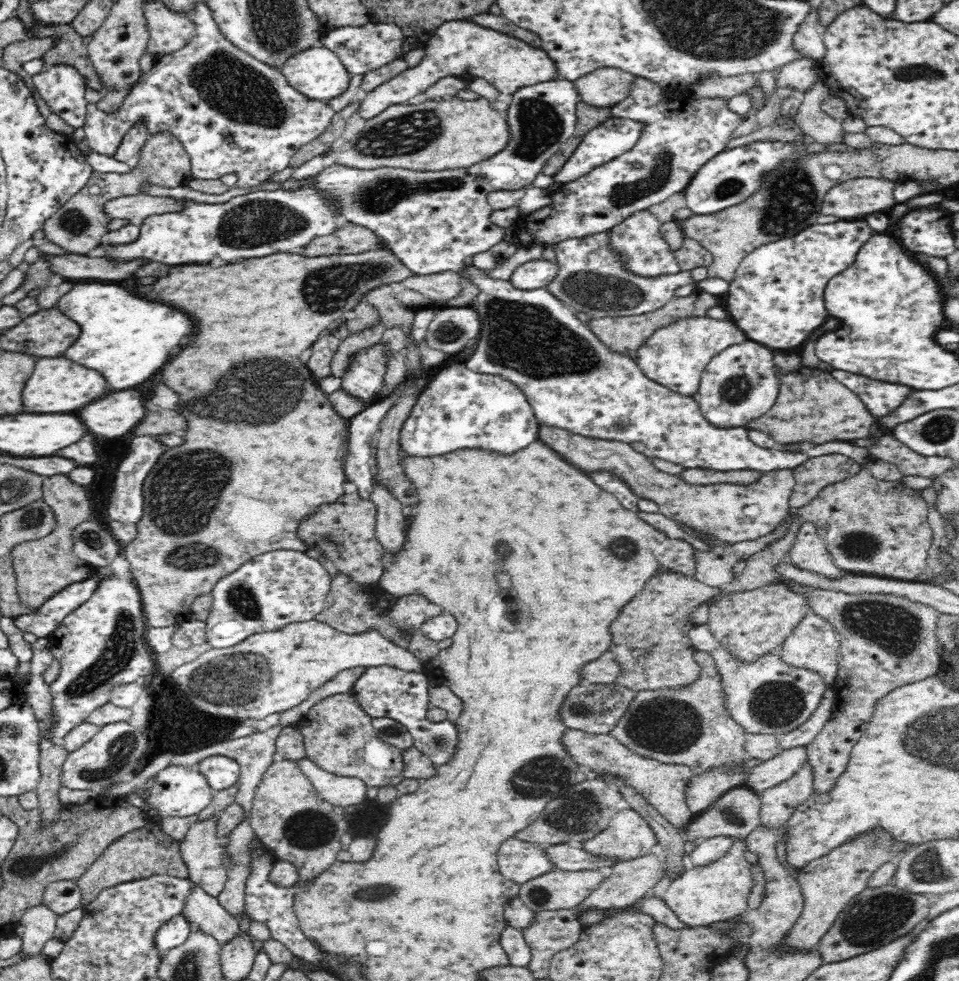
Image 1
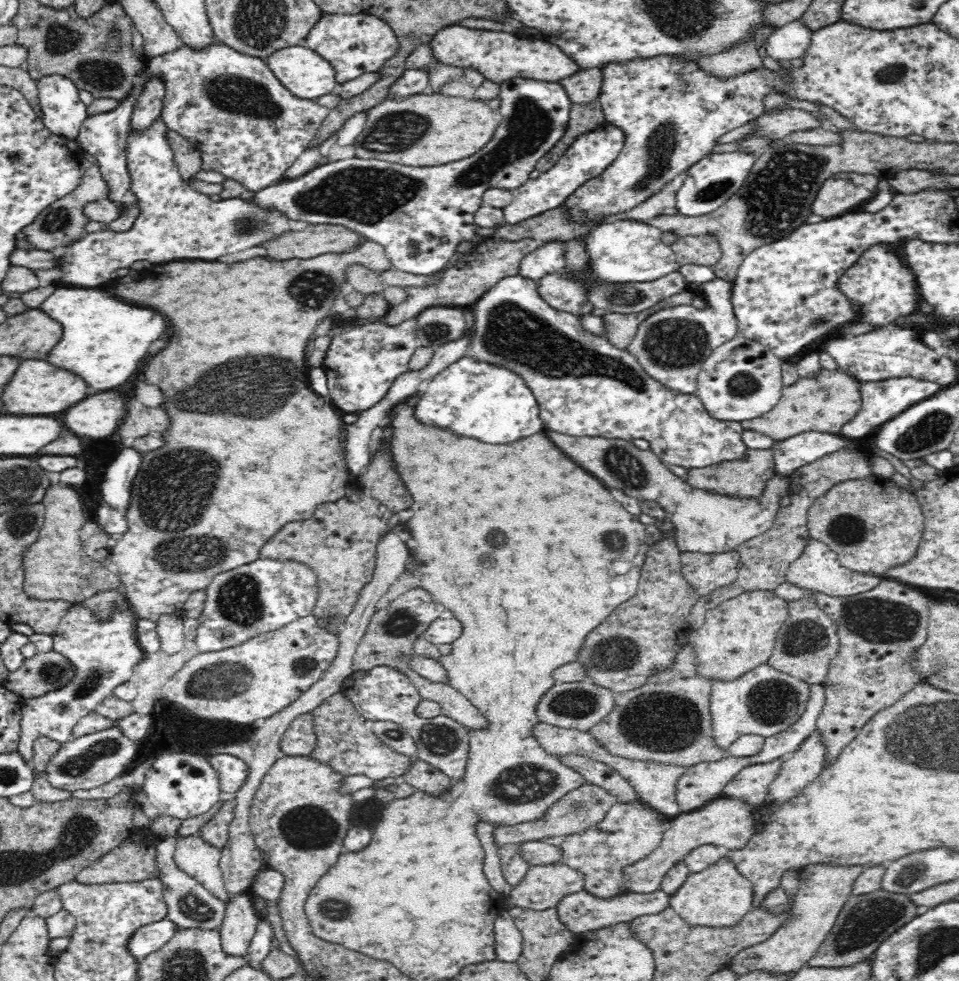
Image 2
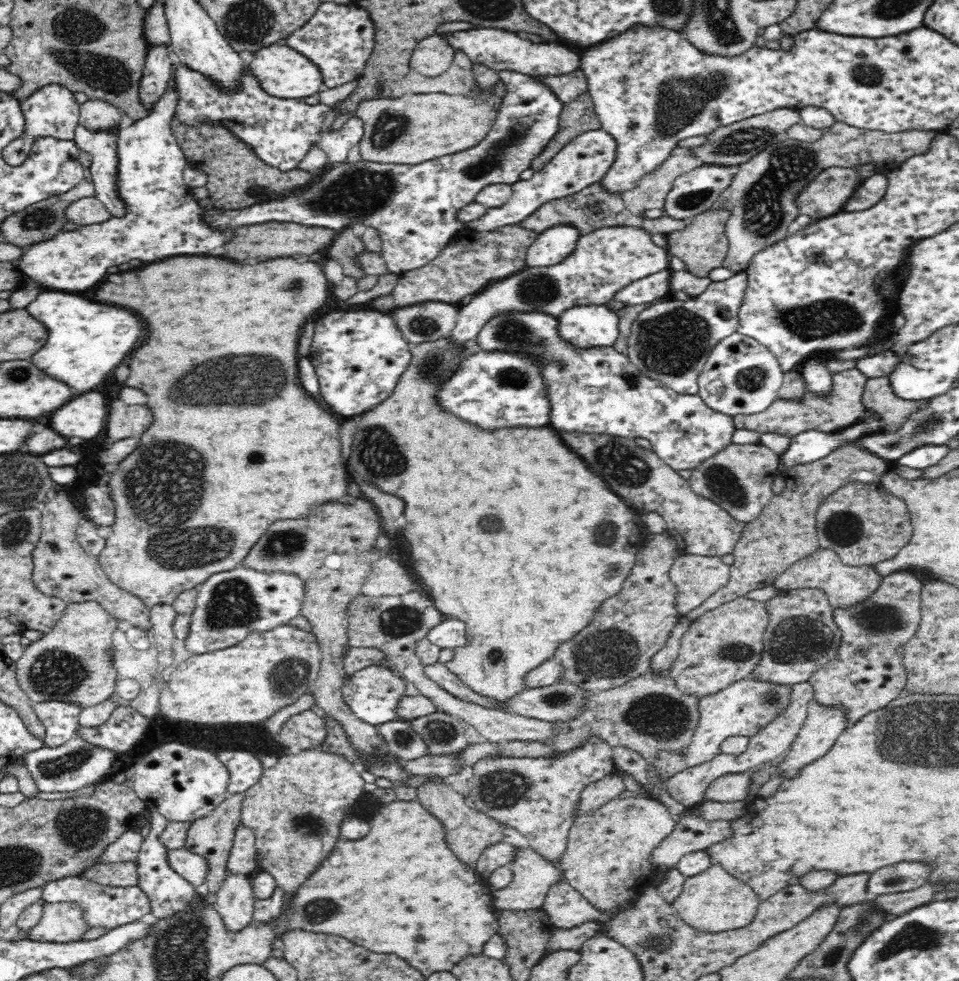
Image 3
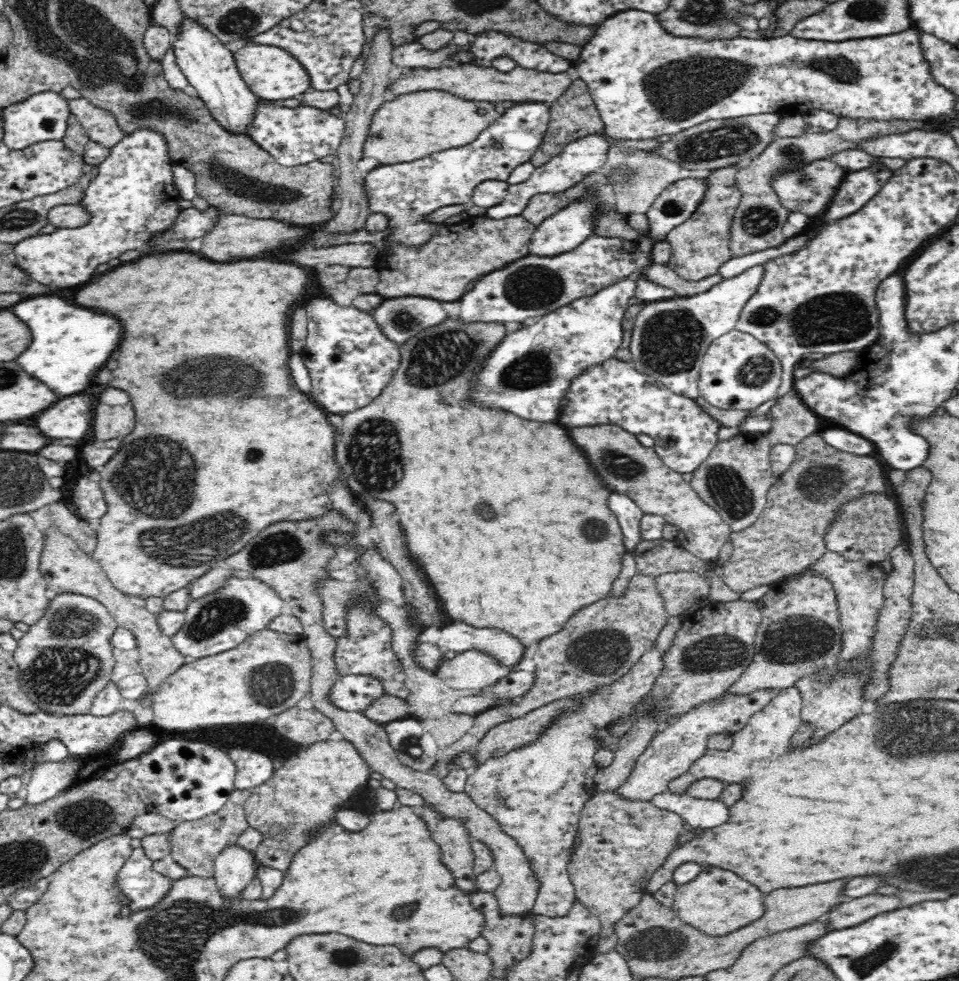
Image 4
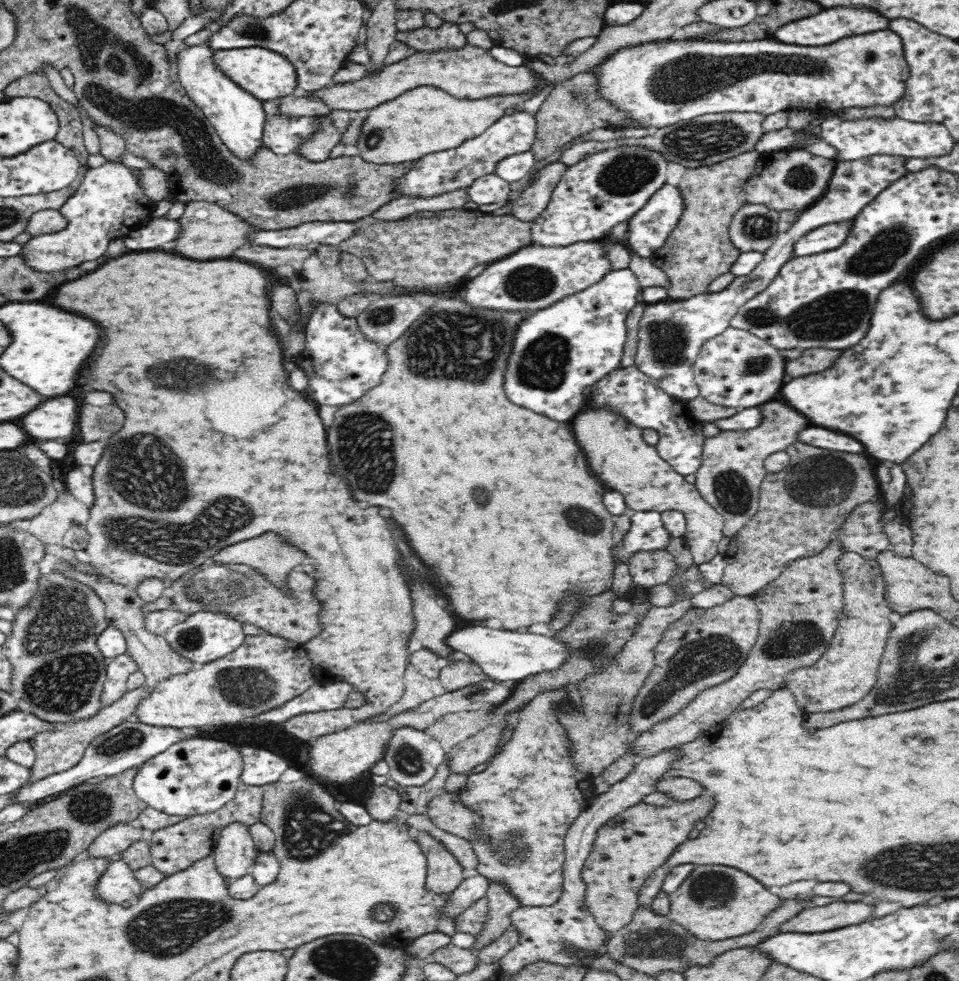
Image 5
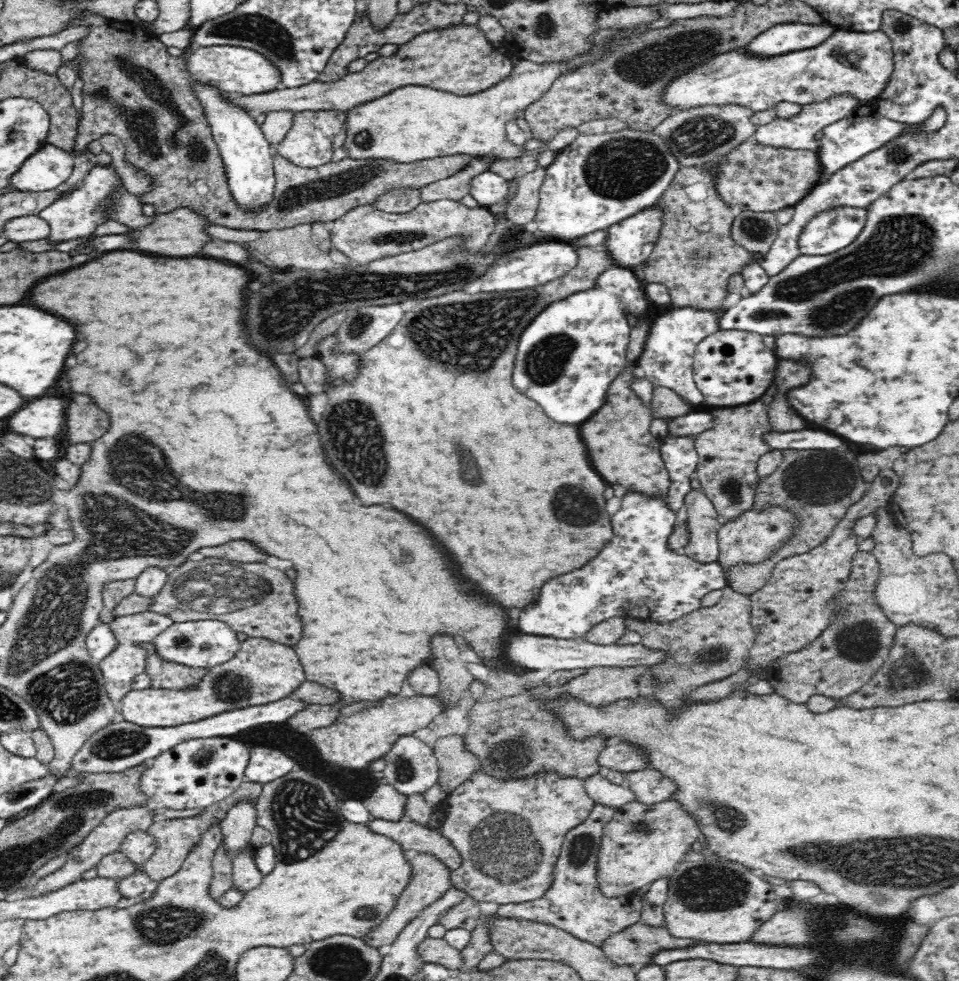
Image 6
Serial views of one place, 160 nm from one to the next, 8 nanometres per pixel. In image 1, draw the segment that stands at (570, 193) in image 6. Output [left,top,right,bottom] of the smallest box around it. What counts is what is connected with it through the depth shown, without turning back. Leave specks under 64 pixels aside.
[508,260,558,291]

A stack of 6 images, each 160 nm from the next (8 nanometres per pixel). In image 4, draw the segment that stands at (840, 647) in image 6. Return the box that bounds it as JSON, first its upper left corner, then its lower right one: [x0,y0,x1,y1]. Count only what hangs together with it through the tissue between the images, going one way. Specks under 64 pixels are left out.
[782,550,887,744]

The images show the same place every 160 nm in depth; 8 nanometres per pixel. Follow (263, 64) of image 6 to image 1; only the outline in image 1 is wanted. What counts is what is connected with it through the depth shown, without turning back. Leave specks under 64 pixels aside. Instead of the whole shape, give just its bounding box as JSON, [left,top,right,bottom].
[281,46,351,102]

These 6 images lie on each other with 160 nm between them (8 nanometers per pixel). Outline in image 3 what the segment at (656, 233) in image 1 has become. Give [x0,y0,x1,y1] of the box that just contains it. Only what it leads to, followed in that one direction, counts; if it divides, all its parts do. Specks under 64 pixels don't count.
[448,226,670,350]

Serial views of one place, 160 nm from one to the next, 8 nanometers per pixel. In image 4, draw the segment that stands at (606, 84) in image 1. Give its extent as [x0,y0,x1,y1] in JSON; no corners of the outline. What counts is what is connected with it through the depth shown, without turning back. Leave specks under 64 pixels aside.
[390,62,575,105]

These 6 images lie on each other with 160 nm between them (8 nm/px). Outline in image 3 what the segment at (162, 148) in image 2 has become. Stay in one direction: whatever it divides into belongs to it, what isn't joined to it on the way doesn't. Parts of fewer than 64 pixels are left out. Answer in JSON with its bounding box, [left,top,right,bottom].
[18,82,236,292]

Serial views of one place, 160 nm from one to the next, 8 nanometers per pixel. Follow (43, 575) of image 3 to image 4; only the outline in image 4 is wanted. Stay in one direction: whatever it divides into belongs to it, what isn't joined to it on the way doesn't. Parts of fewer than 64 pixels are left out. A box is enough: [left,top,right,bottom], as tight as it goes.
[39,524,185,693]

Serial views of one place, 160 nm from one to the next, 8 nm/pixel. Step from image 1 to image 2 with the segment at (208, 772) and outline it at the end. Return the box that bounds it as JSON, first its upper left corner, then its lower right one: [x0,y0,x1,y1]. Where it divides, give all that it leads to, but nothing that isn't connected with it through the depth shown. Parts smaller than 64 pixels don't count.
[208,754,248,796]

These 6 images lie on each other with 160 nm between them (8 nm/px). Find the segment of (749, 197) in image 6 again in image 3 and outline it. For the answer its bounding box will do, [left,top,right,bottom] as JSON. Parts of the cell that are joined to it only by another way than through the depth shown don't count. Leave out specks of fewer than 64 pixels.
[798,167,863,220]

